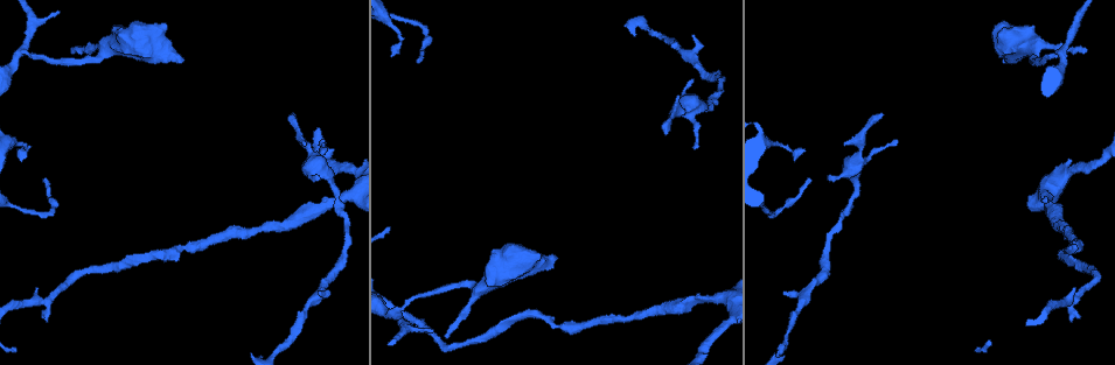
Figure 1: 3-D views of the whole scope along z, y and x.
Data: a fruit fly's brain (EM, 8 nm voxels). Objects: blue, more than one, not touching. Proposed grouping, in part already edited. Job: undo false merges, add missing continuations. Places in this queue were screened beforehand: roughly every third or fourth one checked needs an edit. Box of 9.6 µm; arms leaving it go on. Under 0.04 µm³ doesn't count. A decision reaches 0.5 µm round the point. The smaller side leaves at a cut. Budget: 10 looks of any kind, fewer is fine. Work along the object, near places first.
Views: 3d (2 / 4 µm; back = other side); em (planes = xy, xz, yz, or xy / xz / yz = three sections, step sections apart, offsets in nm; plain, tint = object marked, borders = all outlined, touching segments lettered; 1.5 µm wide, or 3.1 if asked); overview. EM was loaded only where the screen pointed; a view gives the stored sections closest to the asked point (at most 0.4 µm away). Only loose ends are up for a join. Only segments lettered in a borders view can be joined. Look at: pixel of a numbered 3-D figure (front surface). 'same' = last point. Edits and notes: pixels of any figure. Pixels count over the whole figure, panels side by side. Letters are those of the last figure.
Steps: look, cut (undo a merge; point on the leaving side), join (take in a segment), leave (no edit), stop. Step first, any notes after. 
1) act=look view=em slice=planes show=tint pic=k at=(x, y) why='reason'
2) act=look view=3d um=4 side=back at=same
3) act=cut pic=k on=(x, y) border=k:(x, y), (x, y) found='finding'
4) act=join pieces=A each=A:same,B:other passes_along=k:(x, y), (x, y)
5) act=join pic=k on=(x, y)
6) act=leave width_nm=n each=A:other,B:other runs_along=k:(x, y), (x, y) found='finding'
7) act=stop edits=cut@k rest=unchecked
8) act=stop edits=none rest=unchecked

act=look view=3d um=4 pic=1 at=(46, 319) why='branch stops here'

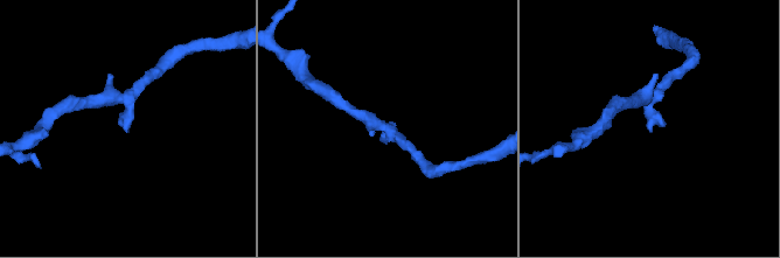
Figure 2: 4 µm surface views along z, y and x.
act=look view=em slice=planes show=borders pic=2 at=(660, 124) arm_widths_nm=170,220

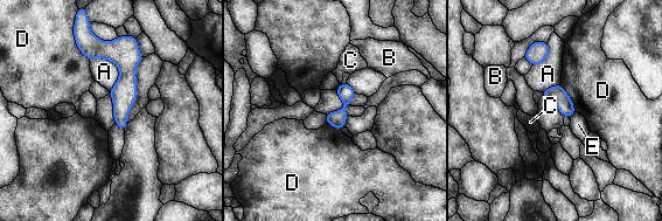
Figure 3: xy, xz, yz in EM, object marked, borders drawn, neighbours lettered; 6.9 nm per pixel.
act=leave width_nm=110 each=A:other,B:other,C:other,D:other,E:other runs_along=3:(91, 47), (125, 66), (123, 125) found='no lettered segment goes on from it'

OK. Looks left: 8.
act=look view=3d um=2 pic=1 at=(23, 51) why='three-way junction'

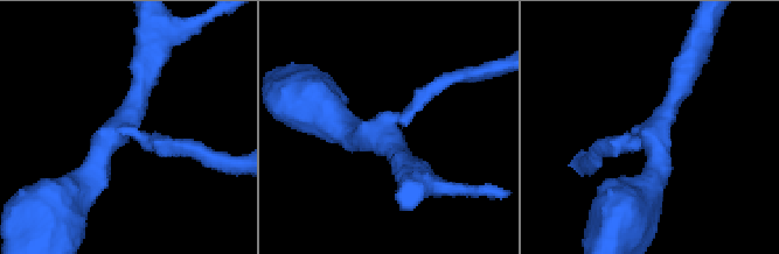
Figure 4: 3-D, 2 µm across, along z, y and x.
act=look view=em slice=planes show=plain pic=4 at=(653, 126) arms=3

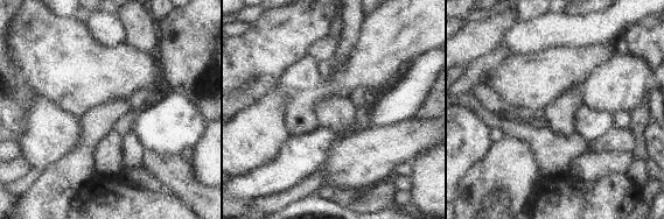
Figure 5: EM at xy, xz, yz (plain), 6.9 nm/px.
act=look view=em slice=planes show=borders at=same

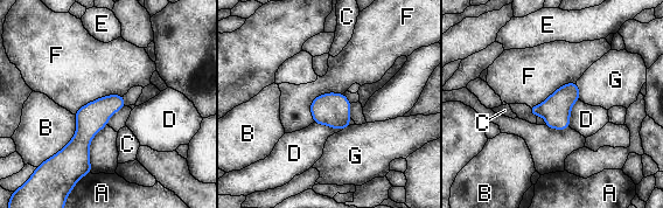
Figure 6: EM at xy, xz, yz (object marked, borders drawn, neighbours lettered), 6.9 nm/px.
act=cut pic=6 on=(556, 110) longest_contact=B:380nm each=A:other,B:other,C:other,D:other,E:other,F:other,G:other found='a second neuron is stuck on'

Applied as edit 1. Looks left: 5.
act=look view=3d um=4 pic=1 at=(664, 133) why='an open end'

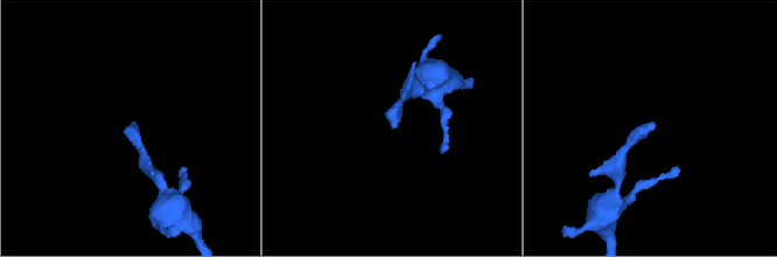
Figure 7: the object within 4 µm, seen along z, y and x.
act=look view=em slice=xz step=4 show=tint pic=7 at=(134, 121) why='shape alone is not enough'

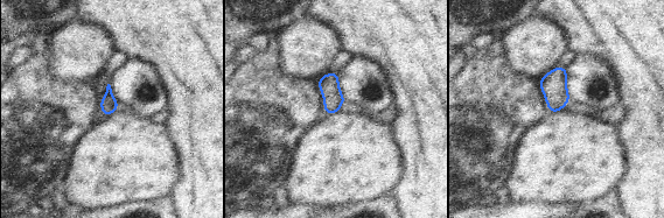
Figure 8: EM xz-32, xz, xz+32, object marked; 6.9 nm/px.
act=look view=em slice=planes show=borders at=same why='cut it another way'

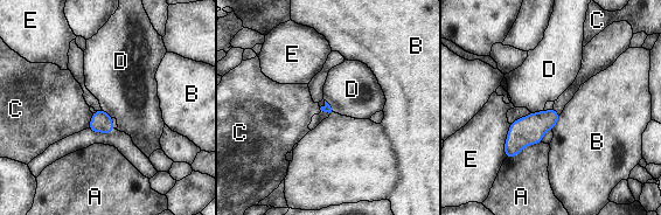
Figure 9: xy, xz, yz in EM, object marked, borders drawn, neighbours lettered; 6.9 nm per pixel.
act=leave longest_contact=A:280nm each=A:other,B:other,C:other,D:other,E:other border=9:(543, 110), (531, 113) found='none of them fits'

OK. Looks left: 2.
act=stop edits=cut@6 rest=unchecked

